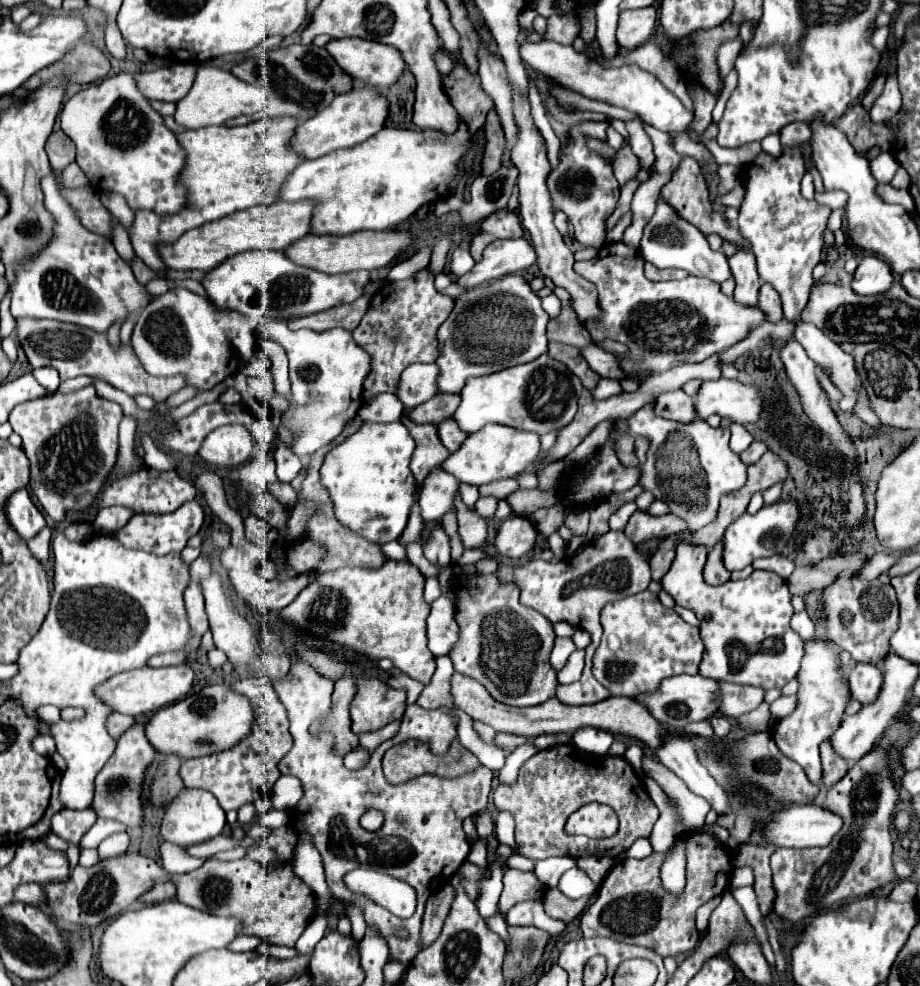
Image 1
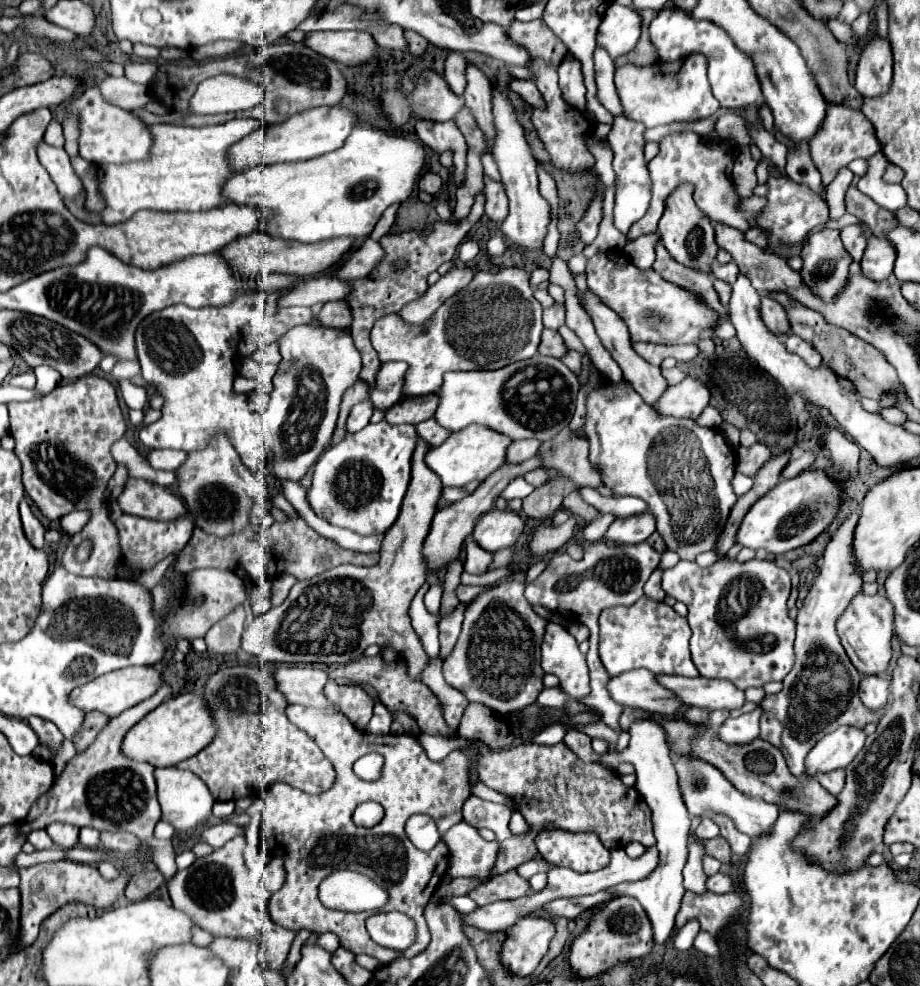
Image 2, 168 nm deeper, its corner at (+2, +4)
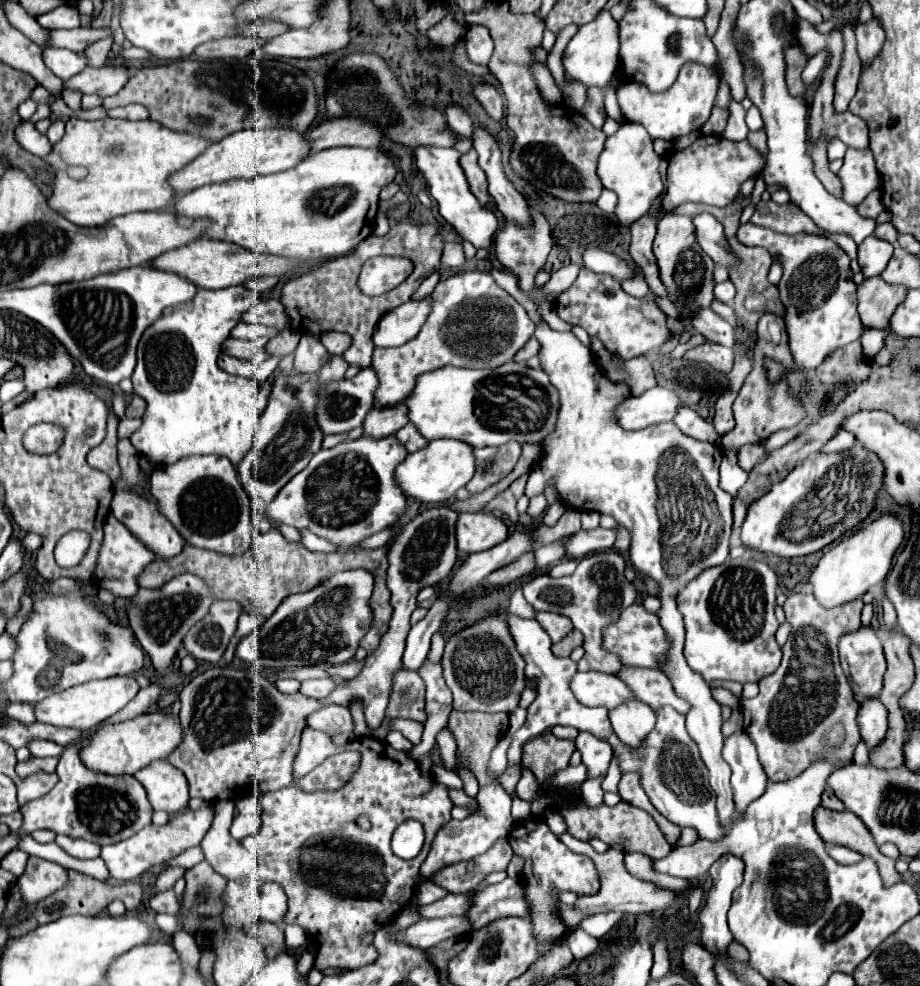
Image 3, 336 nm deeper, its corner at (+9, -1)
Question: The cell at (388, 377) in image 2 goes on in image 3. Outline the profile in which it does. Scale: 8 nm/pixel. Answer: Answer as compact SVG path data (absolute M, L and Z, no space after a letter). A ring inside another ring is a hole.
M372 367L360 369L352 379L338 379L330 381L328 385L320 385L318 389L318 401L316 401L316 425L324 435L330 433L348 433L354 427L362 427L362 421L366 413L374 407L374 393L376 389L376 371Z

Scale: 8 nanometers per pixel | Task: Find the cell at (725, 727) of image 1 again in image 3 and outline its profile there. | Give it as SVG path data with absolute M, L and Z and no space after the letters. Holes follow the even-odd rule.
M738 731L724 741L724 759L732 767L736 811L744 811L764 793L768 777L756 757L756 747L752 747L752 741L748 741L744 731Z

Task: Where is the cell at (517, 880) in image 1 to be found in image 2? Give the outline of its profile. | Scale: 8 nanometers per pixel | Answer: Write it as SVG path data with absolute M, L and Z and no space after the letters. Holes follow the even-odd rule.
M509 870L505 874L497 874L493 876L491 882L483 884L483 888L475 888L469 892L469 896L479 904L491 904L497 900L511 900L511 898L519 898L519 896L527 896L527 892L531 890L529 880L521 878L517 874L517 870Z

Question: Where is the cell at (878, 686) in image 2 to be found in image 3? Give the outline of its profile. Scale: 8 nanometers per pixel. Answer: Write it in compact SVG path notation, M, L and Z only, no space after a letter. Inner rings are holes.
M880 699L862 701L862 707L858 711L858 727L860 737L868 745L868 749L878 747L888 733L888 711L880 703Z

